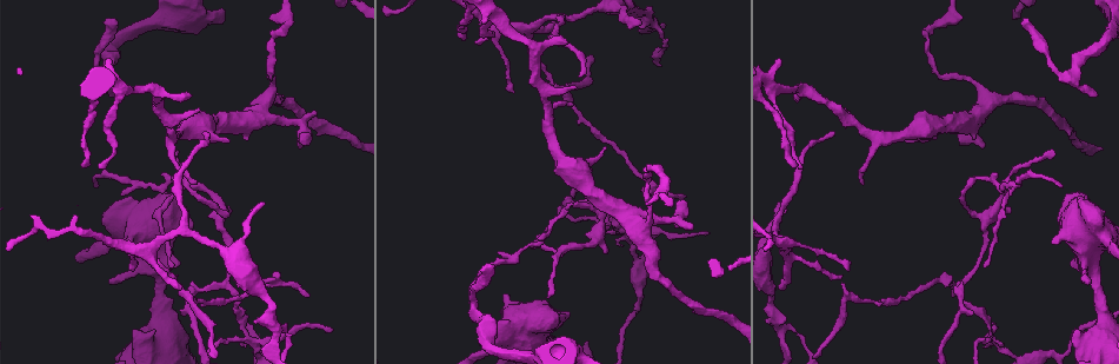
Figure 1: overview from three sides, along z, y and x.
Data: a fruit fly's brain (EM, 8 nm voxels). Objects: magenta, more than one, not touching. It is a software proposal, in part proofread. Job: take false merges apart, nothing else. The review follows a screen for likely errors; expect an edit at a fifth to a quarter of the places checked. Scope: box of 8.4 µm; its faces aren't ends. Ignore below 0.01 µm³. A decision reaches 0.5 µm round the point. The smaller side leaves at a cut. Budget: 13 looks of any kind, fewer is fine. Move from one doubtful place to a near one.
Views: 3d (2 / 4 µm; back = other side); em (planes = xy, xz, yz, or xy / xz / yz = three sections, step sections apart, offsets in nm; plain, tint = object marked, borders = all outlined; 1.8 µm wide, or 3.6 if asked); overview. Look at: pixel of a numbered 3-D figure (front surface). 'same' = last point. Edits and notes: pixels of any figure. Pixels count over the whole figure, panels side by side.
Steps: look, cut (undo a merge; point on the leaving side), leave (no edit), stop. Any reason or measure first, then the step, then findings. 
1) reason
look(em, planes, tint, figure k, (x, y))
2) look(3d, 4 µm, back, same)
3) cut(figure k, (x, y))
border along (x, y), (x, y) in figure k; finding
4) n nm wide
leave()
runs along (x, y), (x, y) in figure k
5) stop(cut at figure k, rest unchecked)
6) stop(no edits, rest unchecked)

sudden change in width
look(3d, 4 µm, figure 1, (1104, 330))

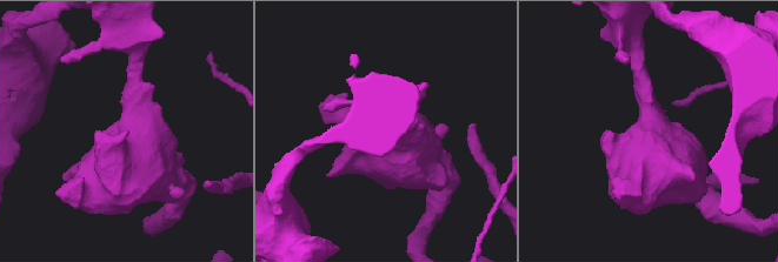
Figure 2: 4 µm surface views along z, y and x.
need the tissue
look(em, planes, tint, figure 2, (141, 127))

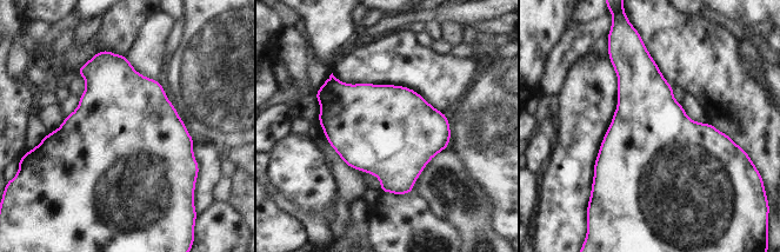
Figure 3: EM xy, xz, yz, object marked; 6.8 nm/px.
leave()
continuous, no second cell

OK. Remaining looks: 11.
branch point
look(3d, 4 µm, figure 1, (254, 347))

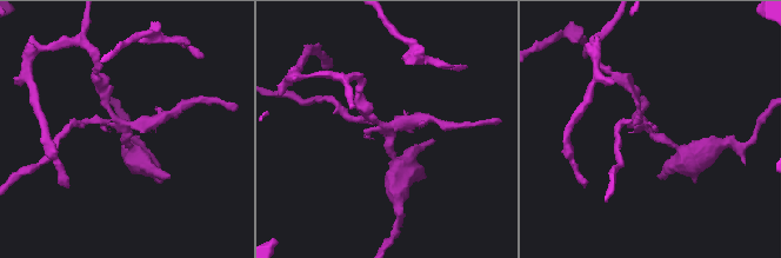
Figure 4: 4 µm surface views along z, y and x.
look(em, 3.6 µm, planes, borders, figure 4, (387, 133))

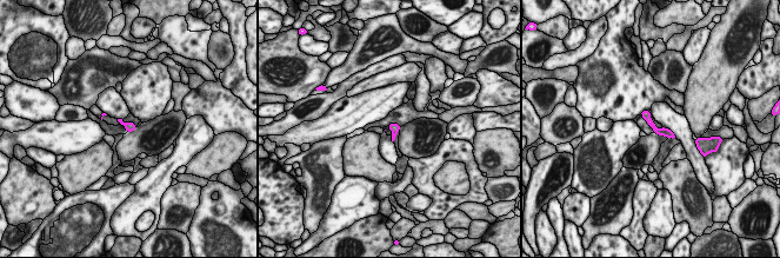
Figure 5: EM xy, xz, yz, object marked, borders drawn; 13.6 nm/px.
leave()
runs along (644, 113), (658, 131), (672, 136) in figure 5; all the same cell

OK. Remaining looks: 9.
a narrow waist
look(3d, 4 µm, figure 1, (298, 122))

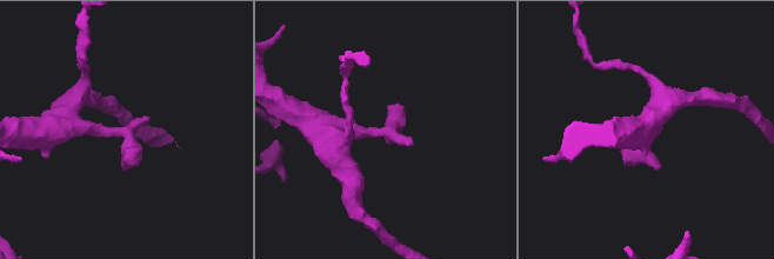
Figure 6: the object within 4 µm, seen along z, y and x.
look(em, planes, tint, figure 6, (384, 134))

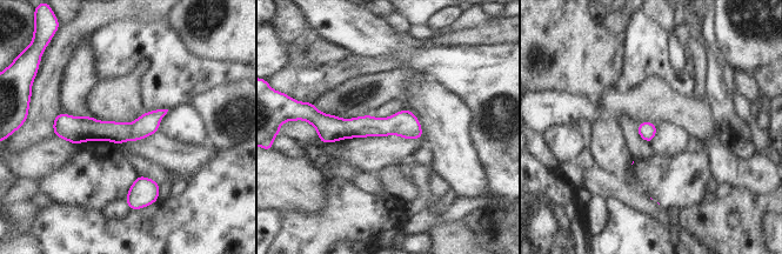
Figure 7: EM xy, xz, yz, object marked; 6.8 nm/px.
120 nm wide
leave()
runs along (162, 112), (136, 131), (55, 125) in figure 7; all the same cell

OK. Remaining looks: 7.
small branch off a trunk
look(3d, 2 µm, figure 1, (122, 91))

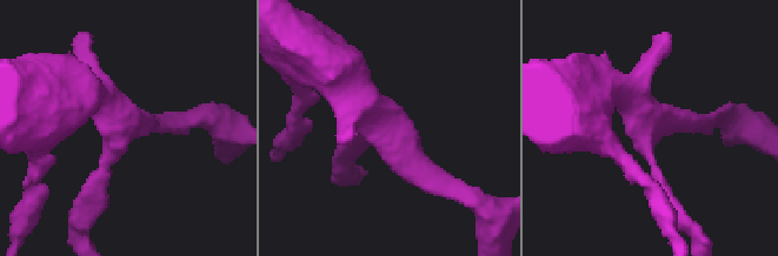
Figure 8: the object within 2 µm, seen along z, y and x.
look(em, 3.6 µm, yz, step 16, tint, figure 8, (649, 123))

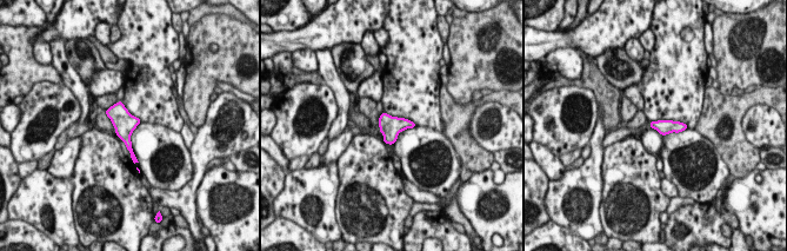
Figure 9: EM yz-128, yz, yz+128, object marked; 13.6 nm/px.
cut it another way
look(em, 3.6 µm, planes, tint, same)

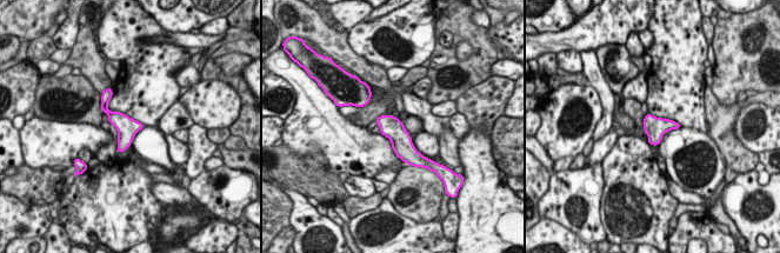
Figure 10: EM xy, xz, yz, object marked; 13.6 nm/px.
leave()
all the same cell

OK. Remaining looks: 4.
calibre changes
look(em, planes, tint, figure 1, (527, 27))

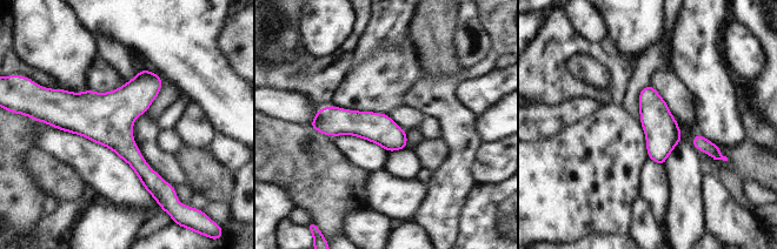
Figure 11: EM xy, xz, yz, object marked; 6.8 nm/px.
leave()
runs along (316, 126), (367, 125), (404, 145) in figure 11; one cell here

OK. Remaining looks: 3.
stop(no edits, rest unchecked)

